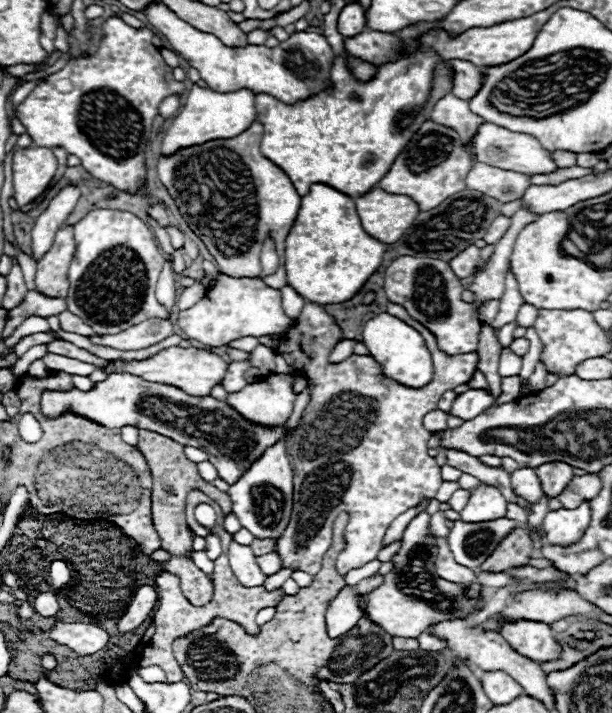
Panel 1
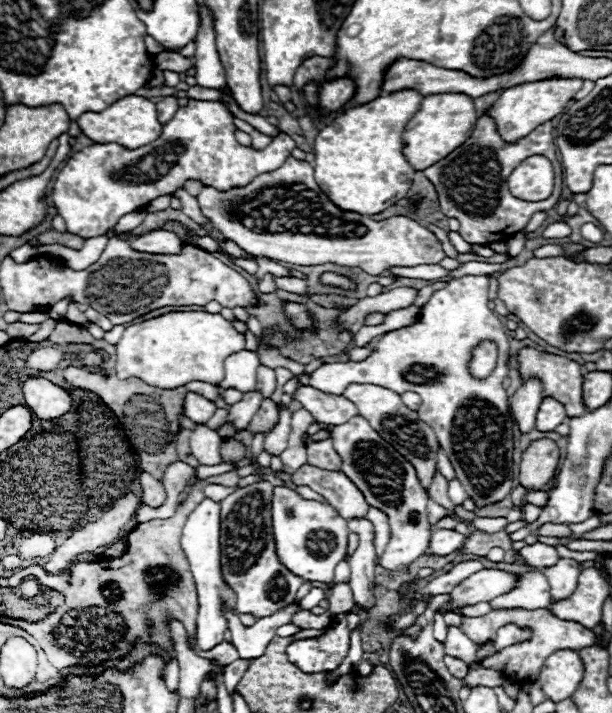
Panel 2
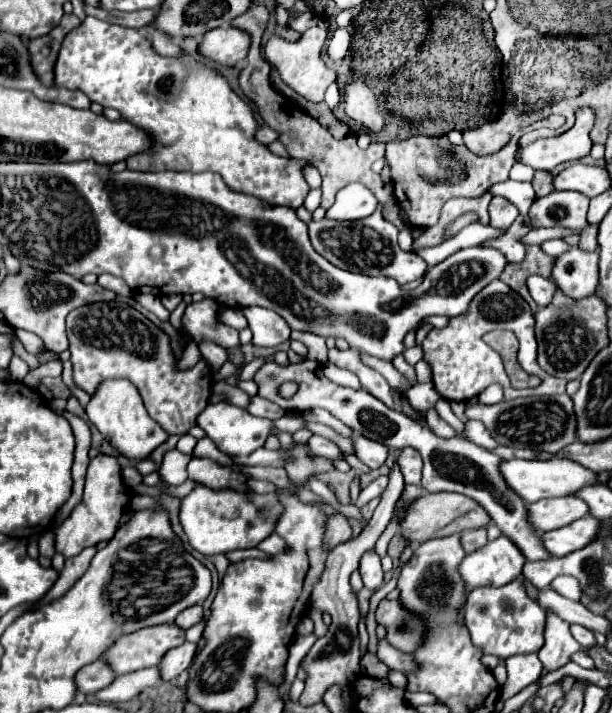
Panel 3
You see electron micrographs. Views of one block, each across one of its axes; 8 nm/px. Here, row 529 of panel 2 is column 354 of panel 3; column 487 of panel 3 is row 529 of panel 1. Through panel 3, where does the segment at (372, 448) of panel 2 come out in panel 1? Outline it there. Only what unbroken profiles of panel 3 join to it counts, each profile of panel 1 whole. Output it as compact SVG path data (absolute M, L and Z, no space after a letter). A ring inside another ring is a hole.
M498 518L494 522L456 520L446 540L454 560L476 570L514 526L518 526L518 522L510 522L508 518Z

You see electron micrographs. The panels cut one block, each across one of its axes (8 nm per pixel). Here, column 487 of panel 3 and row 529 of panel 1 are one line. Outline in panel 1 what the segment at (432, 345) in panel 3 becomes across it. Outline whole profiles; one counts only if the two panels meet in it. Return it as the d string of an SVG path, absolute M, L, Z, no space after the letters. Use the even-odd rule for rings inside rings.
M388 302L386 312L416 328L424 338L434 362L434 376L430 384L426 384L424 388L408 388L404 384L398 384L396 380L386 378L382 374L380 364L372 356L352 354L340 364L330 364L328 354L342 340L342 336L336 322L318 304L306 304L296 320L296 326L288 334L276 336L282 340L278 352L286 358L288 364L294 364L298 368L298 374L304 374L312 386L310 404L304 408L298 426L286 436L286 454L290 458L290 466L294 472L294 510L286 534L276 544L276 550L280 552L286 568L304 570L312 576L318 574L326 548L330 546L332 540L334 520L342 510L350 514L350 520L348 532L344 532L344 550L338 554L338 574L346 576L350 570L362 568L364 564L378 556L382 548L382 538L392 520L406 512L408 508L412 508L414 504L418 504L422 496L434 498L442 484L440 466L426 452L430 432L422 426L422 418L426 412L436 408L438 398L446 390L454 390L456 386L466 384L472 378L472 374L476 372L478 354L462 354L450 358L438 350L436 338L420 322L410 318L402 306Z

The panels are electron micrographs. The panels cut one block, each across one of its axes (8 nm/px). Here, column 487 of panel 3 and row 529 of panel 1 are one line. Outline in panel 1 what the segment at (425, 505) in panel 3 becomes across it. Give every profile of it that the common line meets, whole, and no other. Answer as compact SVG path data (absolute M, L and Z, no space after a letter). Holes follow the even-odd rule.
M524 528L512 530L508 536L502 538L502 542L496 546L494 554L486 558L486 562L480 566L480 570L488 572L506 572L514 566L526 566L532 554L532 540L530 534Z

